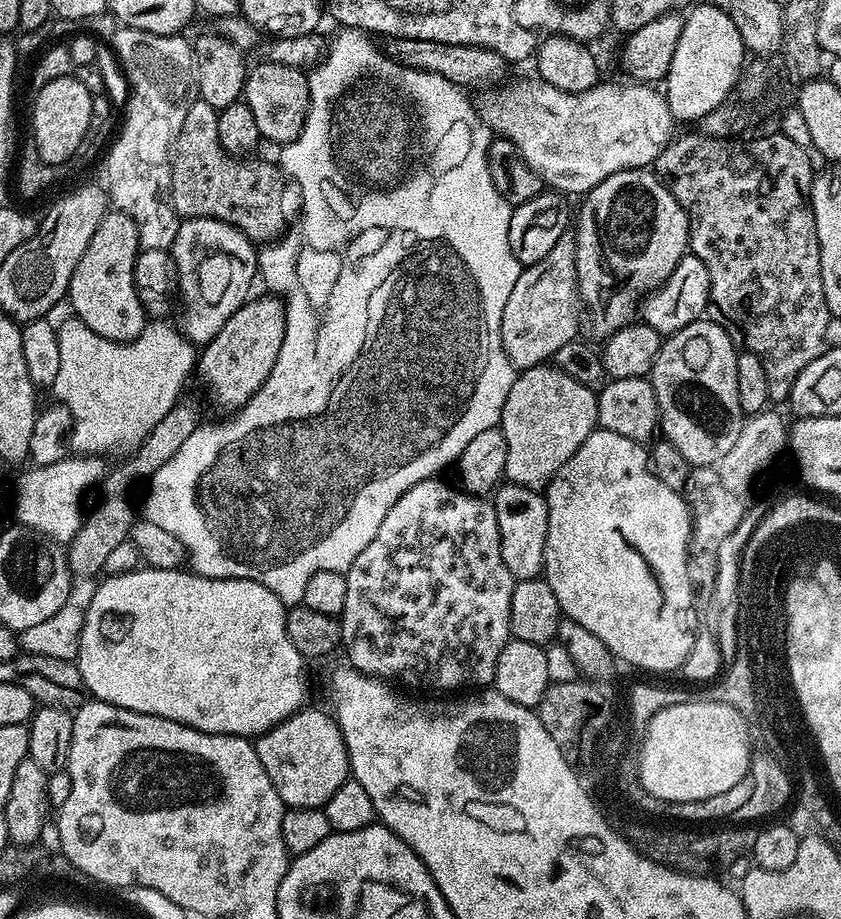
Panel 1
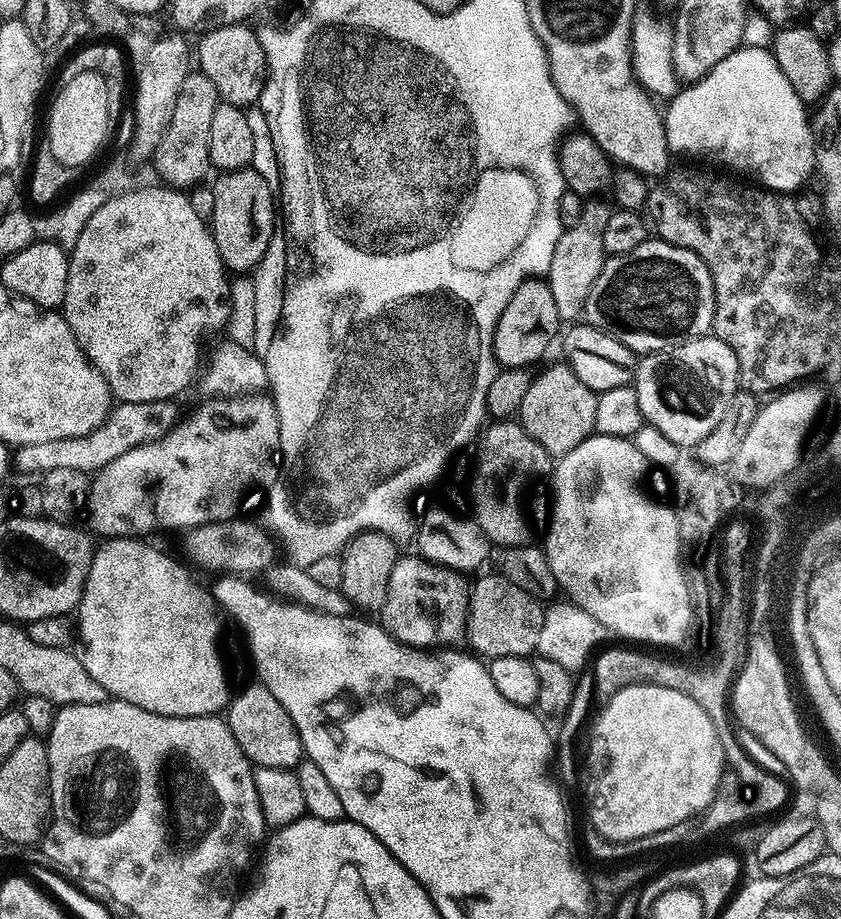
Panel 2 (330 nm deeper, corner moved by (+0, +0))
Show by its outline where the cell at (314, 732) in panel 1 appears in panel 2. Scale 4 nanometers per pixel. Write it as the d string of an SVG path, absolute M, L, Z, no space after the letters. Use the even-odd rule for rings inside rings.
M253 682L245 692L237 696L235 693L226 709L226 719L234 738L238 738L238 746L242 746L253 765L295 769L305 759L304 747L290 714L286 714L282 702L270 694L266 685Z

